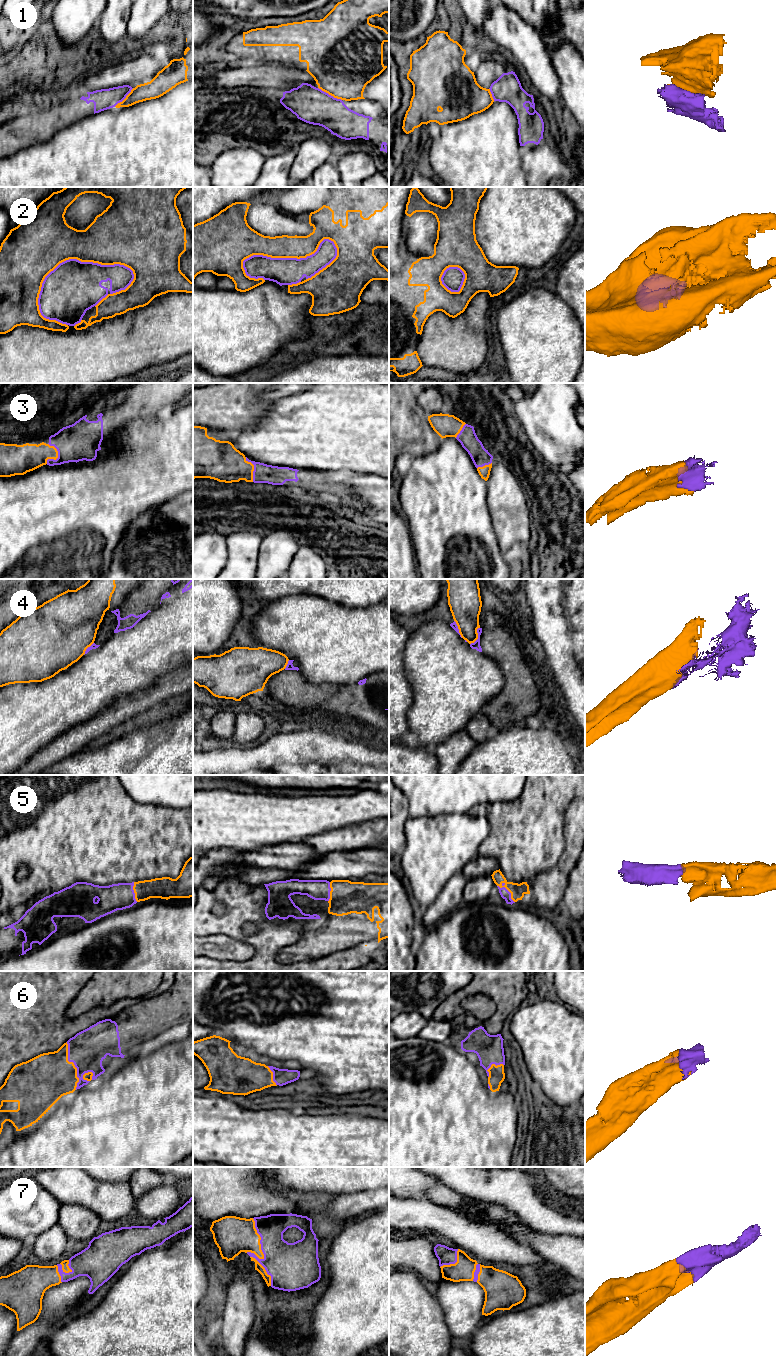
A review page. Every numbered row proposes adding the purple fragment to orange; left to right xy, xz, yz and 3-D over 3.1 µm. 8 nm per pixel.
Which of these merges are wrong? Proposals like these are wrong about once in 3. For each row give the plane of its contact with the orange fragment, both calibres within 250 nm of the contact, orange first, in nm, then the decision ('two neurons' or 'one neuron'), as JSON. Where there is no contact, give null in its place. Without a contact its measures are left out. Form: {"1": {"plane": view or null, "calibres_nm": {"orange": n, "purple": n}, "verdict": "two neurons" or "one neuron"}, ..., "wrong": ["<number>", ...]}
{"1": {"plane": "xz", "calibres_nm": {"orange": 480, "purple": 280}, "verdict": "two neurons"}, "2": {"plane": "xy", "calibres_nm": {"orange": 420, "purple": 420}, "verdict": "two neurons"}, "3": {"plane": "xy", "calibres_nm": {"orange": 220, "purple": 300}, "verdict": "one neuron"}, "4": {"plane": "yz", "calibres_nm": {"orange": 240, "purple": 60}, "verdict": "two neurons"}, "5": {"plane": "yz", "calibres_nm": {"orange": 120, "purple": 80}, "verdict": "one neuron"}, "6": {"plane": "xy", "calibres_nm": {"orange": 380, "purple": 300}, "verdict": "one neuron"}, "7": {"plane": "xz", "calibres_nm": {"orange": 300, "purple": 300}, "verdict": "one neuron"}, "wrong": ["1", "2", "4"]}

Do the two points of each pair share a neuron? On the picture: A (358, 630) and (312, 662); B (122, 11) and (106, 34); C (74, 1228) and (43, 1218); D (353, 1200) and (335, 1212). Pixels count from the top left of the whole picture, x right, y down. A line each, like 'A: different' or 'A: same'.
A: same
B: same
C: different
D: same

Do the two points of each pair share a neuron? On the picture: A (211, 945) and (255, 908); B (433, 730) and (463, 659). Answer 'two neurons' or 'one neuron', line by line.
A: two neurons
B: one neuron

